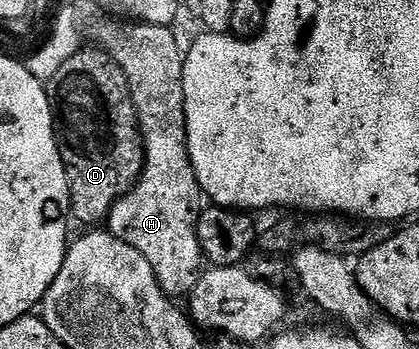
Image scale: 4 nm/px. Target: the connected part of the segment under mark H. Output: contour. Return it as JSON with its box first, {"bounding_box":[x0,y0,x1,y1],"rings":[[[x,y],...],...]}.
{"bounding_box":[98,21,203,299],"rings":[[[121,21],[103,25],[99,29],[98,44],[115,62],[120,74],[131,88],[131,98],[135,104],[135,115],[139,119],[139,136],[143,139],[143,164],[141,176],[113,208],[106,214],[105,225],[117,239],[129,243],[149,261],[157,283],[168,297],[180,299],[188,296],[199,281],[203,267],[203,256],[196,235],[196,223],[203,210],[203,192],[196,179],[191,156],[187,151],[187,125],[184,123],[183,91],[183,49],[170,26],[145,24],[143,22]]]}

